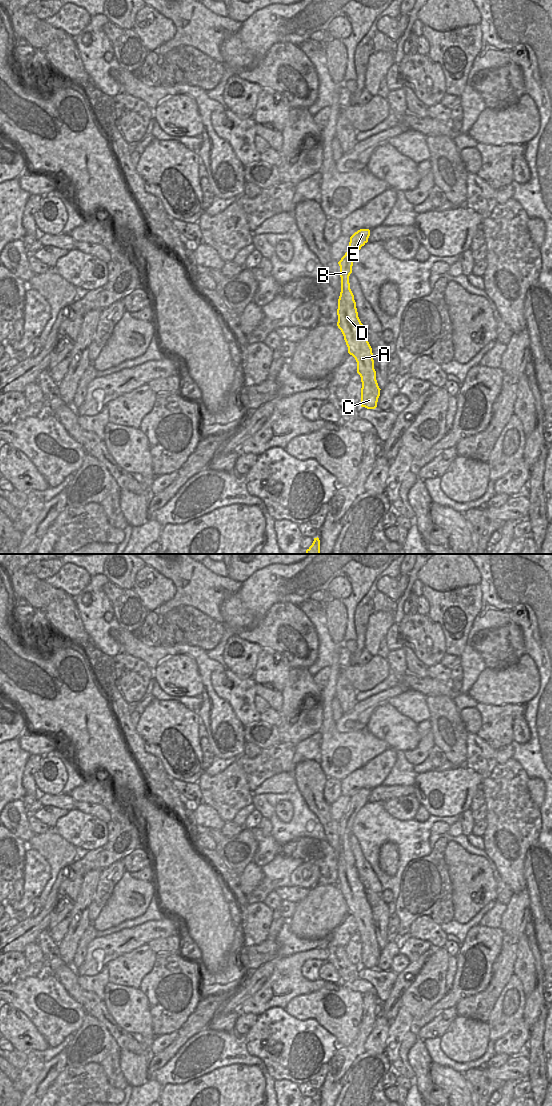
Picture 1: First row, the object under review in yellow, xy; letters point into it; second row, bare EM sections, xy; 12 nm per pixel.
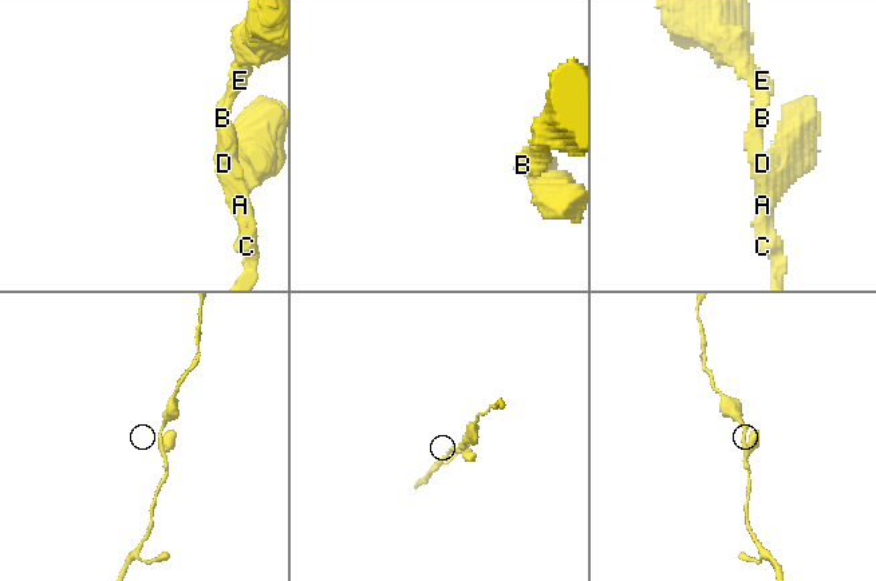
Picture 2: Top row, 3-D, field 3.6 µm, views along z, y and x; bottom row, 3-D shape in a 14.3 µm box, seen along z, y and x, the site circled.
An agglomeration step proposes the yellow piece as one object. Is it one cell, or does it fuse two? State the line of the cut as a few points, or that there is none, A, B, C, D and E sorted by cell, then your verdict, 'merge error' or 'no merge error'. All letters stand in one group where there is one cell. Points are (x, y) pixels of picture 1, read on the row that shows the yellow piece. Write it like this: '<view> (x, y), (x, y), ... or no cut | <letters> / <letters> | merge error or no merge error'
no cut | A B C D E | no merge error

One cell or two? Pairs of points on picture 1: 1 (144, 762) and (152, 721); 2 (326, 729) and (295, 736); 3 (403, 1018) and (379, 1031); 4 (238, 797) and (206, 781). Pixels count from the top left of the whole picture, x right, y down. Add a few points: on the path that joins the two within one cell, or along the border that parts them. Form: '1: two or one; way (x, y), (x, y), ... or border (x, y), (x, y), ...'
1: two; border (135, 731), (143, 748), (163, 768)
2: two; border (320, 705), (321, 727), (318, 730)
3: two; border (390, 1022), (386, 1047), (384, 1049)
4: one; way (230, 792), (214, 789)

